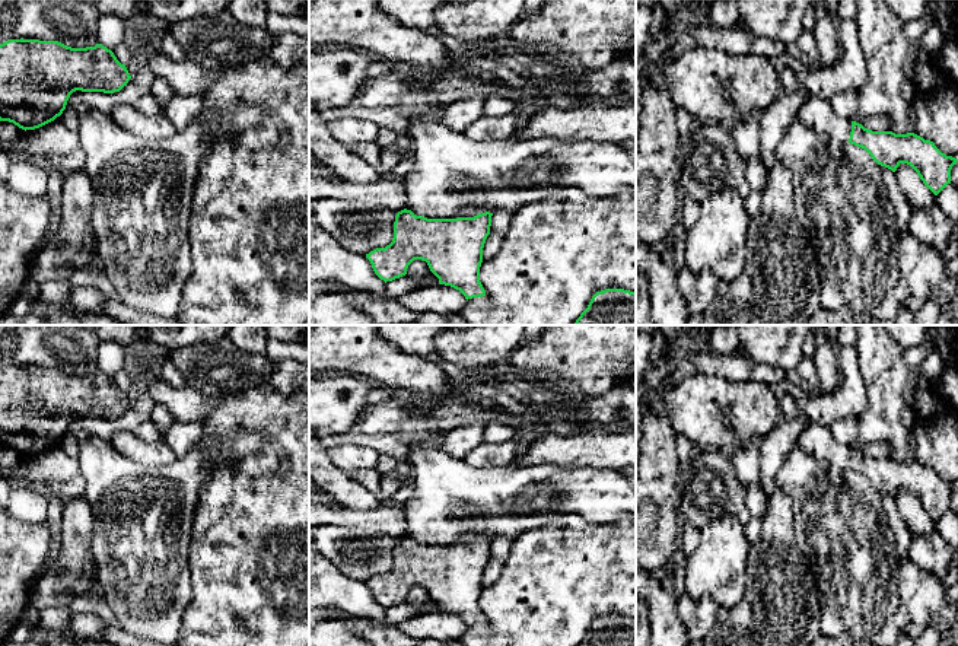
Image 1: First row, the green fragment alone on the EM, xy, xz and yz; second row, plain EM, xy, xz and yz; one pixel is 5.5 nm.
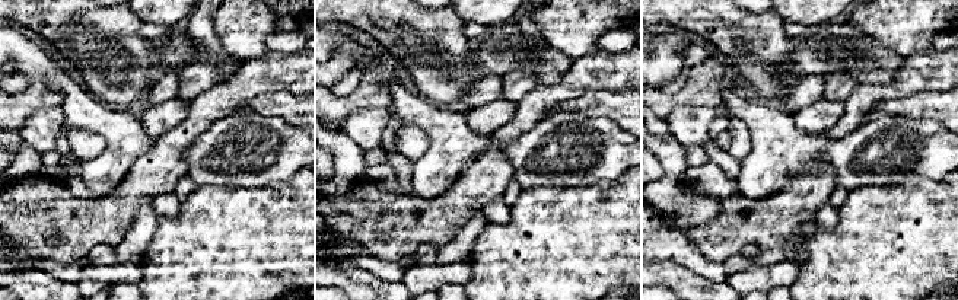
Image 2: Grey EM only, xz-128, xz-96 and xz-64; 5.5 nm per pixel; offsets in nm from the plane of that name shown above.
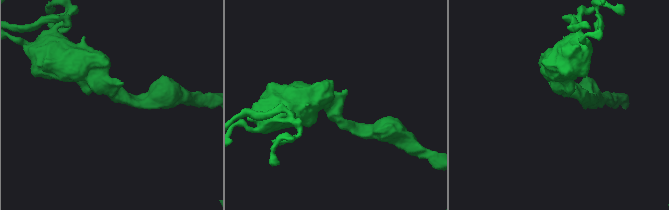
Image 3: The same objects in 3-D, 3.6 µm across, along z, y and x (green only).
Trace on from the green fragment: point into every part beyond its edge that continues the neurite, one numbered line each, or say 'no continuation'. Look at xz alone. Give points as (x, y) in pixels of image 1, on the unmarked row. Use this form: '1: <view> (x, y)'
no continuation

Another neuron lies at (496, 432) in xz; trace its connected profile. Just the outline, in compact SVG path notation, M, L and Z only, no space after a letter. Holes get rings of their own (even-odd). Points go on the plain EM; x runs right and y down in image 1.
M490 423L484 430L484 443L502 443L518 437L518 430L506 423Z

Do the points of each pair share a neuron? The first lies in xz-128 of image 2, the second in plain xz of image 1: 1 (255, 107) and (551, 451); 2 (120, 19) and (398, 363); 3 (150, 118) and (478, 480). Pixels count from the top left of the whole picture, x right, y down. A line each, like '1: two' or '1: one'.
1: one
2: one
3: two

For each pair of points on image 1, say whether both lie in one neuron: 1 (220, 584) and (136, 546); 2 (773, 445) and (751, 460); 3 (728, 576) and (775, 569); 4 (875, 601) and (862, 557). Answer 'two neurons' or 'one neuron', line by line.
1: two neurons
2: two neurons
3: two neurons
4: one neuron

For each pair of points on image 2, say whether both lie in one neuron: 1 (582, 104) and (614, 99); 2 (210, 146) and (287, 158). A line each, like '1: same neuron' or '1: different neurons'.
1: same neuron
2: same neuron

